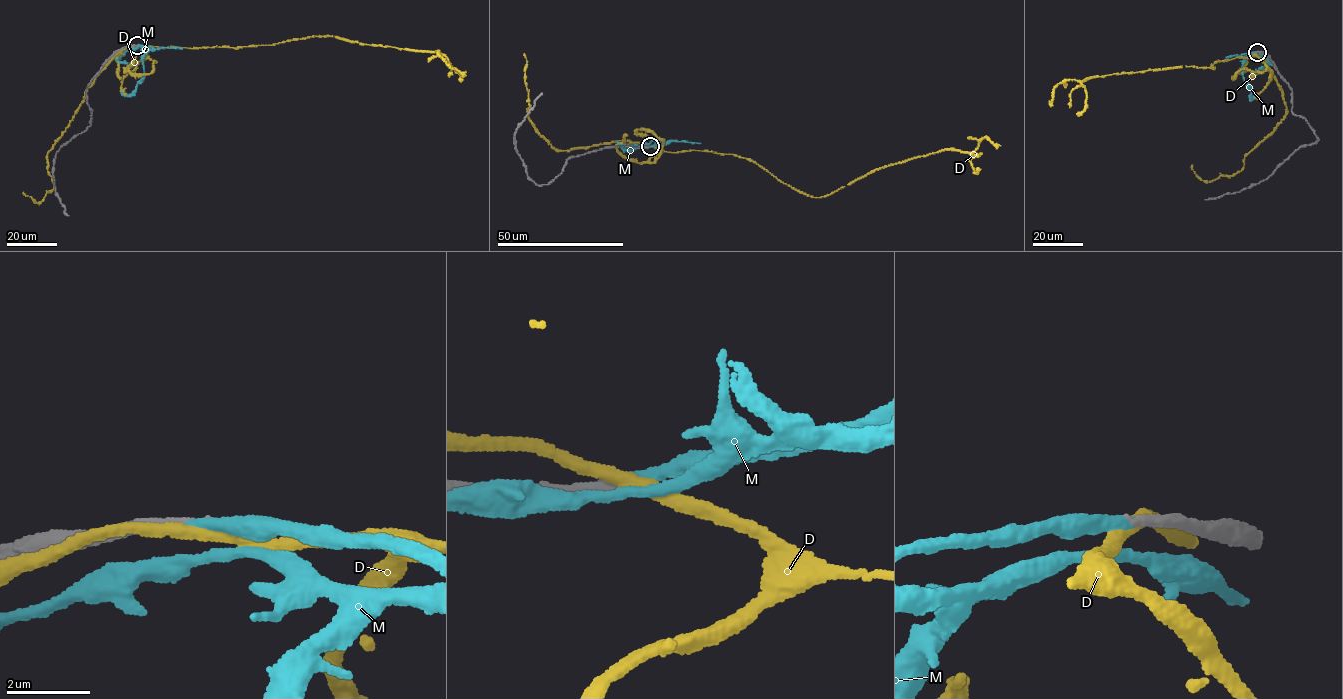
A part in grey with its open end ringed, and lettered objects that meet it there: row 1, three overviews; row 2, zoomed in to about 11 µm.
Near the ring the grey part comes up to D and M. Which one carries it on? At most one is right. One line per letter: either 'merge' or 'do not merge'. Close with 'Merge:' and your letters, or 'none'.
D: do not merge
M: merge
Merge: M

